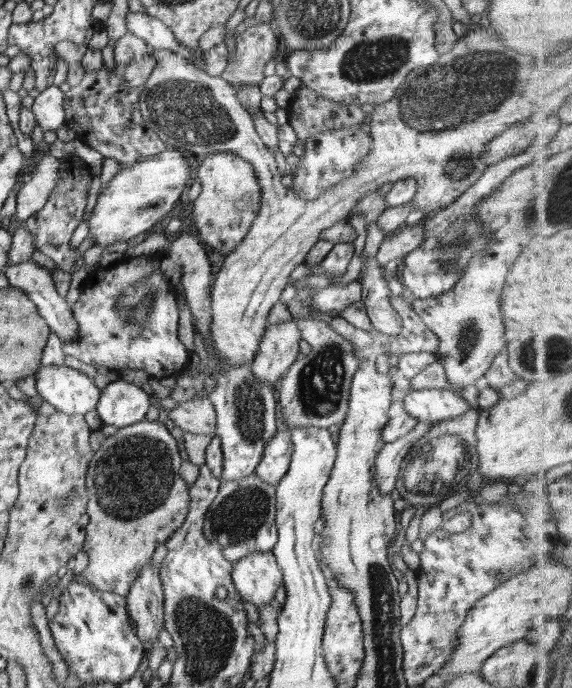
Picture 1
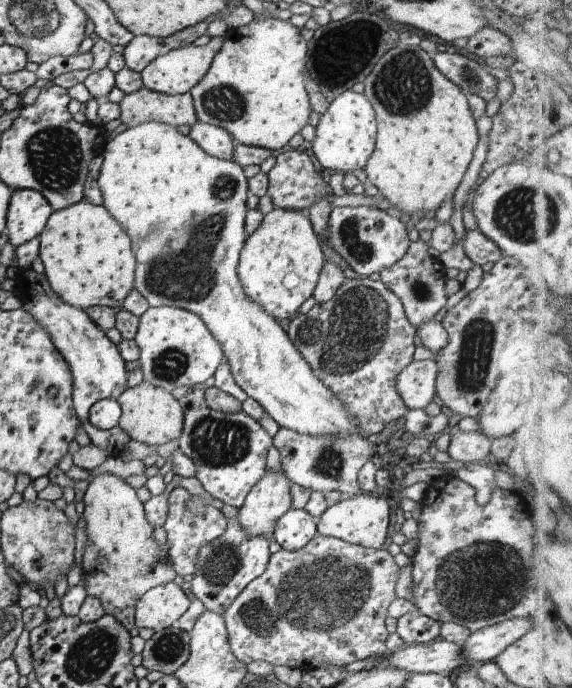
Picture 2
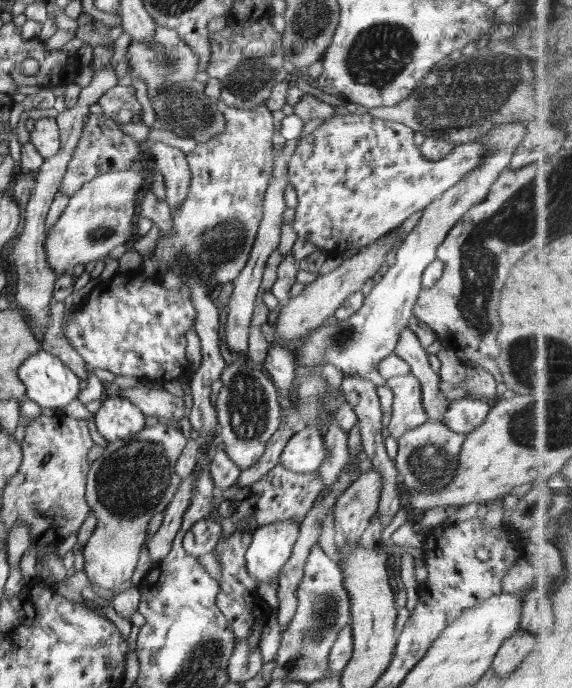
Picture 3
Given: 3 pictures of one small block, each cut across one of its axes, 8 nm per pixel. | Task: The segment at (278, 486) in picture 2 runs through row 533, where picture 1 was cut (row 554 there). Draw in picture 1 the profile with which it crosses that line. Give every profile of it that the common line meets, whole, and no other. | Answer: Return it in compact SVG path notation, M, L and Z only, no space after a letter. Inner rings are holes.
M250 551L234 562L231 575L240 598L256 607L273 603L283 584L283 574L272 551Z

